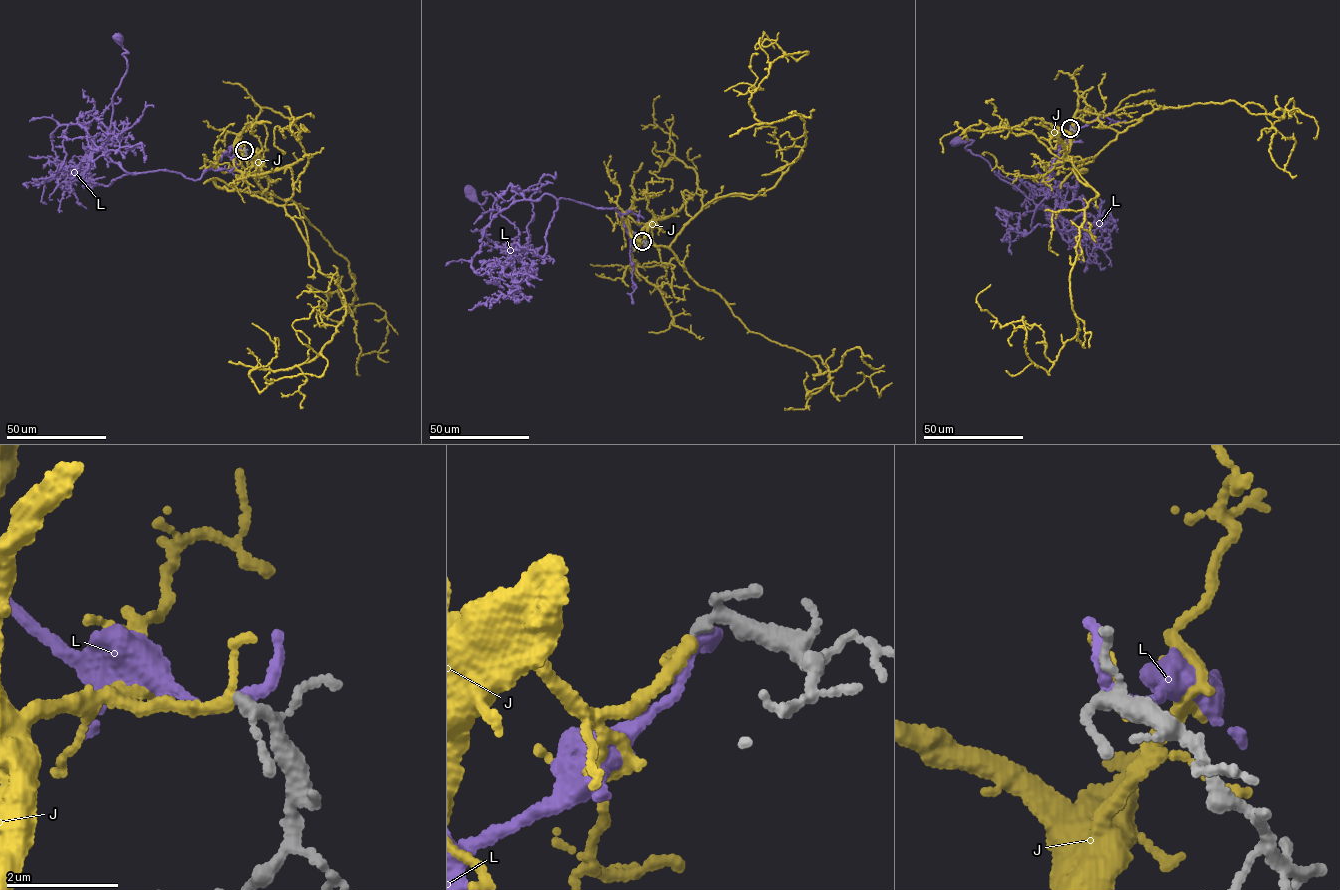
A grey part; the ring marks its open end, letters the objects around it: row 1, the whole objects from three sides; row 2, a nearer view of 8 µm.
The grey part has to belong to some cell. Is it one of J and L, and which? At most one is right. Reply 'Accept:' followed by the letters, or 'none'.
Accept: J

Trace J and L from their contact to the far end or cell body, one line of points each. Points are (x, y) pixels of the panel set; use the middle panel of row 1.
J: (642, 241), (800, 156), (801, 115), (749, 102), (808, 53), (774, 48)
L: (642, 241), (632, 249), (617, 208), (561, 198), (546, 253), (514, 250), (494, 197), (470, 191)

